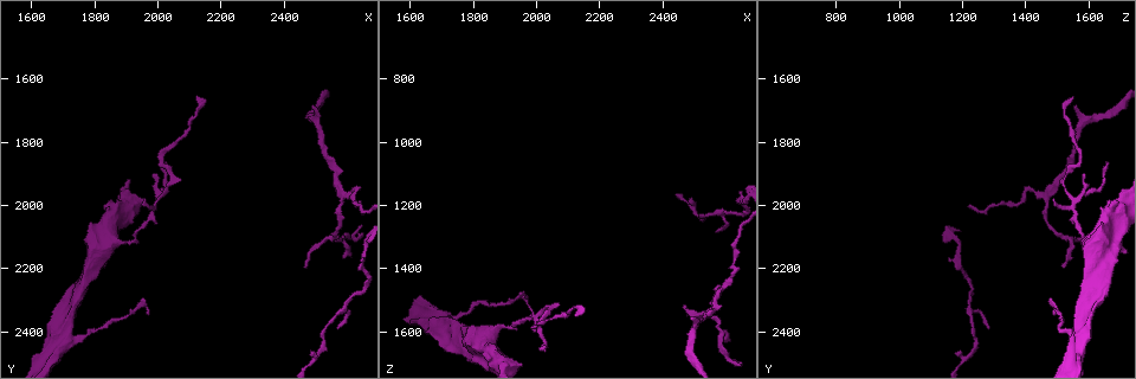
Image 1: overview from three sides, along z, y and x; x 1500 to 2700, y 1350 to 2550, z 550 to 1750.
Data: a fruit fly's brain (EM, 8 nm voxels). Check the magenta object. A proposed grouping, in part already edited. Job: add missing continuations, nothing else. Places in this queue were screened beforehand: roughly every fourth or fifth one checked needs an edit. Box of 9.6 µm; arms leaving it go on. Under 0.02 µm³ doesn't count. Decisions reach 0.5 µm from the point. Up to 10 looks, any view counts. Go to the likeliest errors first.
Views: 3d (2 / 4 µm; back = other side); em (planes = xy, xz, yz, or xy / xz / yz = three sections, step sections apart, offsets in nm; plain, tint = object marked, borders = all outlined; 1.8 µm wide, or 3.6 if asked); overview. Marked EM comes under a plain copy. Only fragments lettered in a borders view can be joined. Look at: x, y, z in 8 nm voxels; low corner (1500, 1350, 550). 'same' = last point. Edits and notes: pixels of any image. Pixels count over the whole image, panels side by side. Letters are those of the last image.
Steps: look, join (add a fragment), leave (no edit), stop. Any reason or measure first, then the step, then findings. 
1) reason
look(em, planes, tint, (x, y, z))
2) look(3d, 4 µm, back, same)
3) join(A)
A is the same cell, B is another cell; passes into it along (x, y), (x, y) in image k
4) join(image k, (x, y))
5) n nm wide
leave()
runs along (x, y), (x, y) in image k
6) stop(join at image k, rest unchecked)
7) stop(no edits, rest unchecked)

tapers out
look(3d, 2 µm, (2580, 2390, 1290))

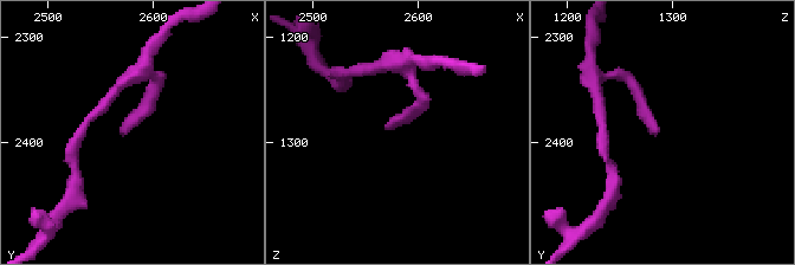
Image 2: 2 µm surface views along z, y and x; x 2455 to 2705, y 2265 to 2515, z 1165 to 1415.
need the tissue
look(em, xy, step 8, borders, (2572, 2388, 1282))

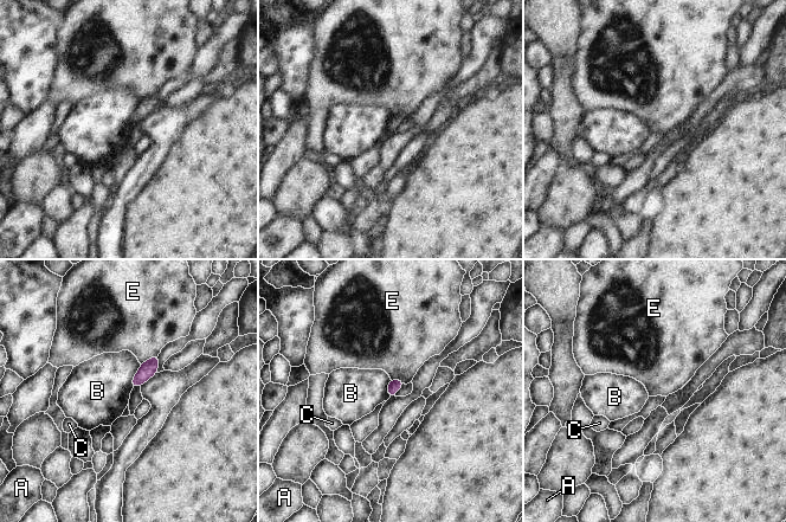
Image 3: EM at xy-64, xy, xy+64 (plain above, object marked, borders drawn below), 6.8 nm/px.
cut it another way
look(em, planes, borders, same)

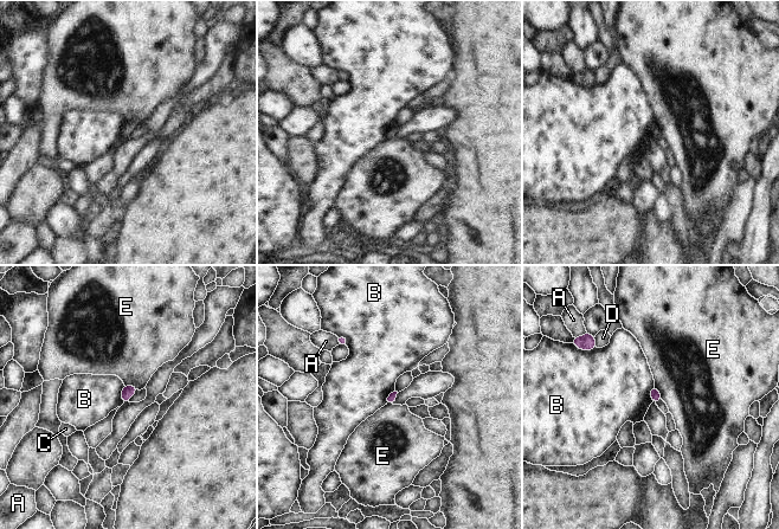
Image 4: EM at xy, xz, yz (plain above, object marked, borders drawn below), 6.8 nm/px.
leave()
A, B, C, D and E are other cells; border along (336, 335), (343, 335), (347, 346) in image 4; none of them fits

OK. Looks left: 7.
an open end
look(3d, 4 µm, (1700, 2300, 1650))

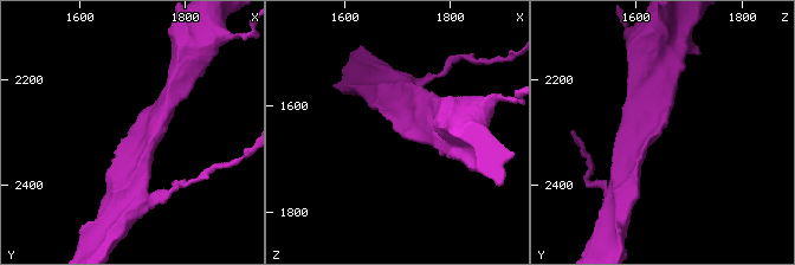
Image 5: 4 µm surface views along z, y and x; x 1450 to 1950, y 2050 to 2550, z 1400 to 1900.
now the EM
look(em, xz, step 4, tint, (1705, 2295, 1645))

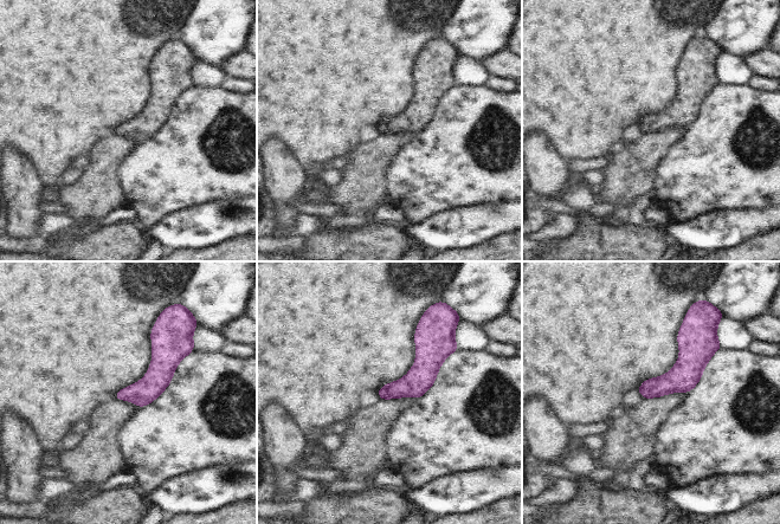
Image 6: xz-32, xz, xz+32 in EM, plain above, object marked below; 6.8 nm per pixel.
cut it another way
look(em, yz, step 4, borders, same)

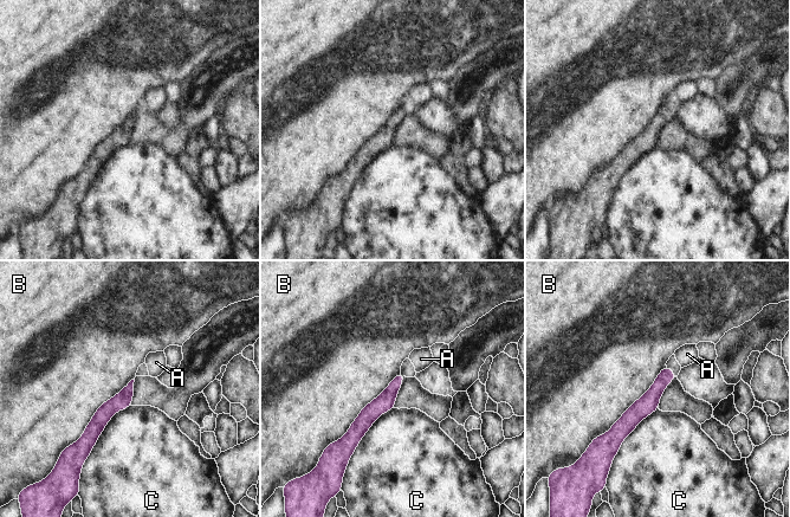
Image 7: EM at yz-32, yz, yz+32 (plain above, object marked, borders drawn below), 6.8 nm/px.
B touches over 750 nm
leave()
A, B and C are other cells; border along (666, 366), (612, 427), (591, 441) in image 7; no lettered fragment goes on from it

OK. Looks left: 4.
look(3d, 4 µm, (1970, 2350, 1500))

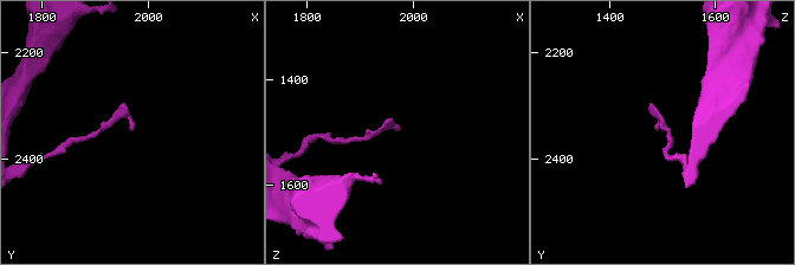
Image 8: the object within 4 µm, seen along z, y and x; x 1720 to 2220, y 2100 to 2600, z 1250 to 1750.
need the tissue
look(em, xy, step 4, borders, (1970, 2350, 1485))

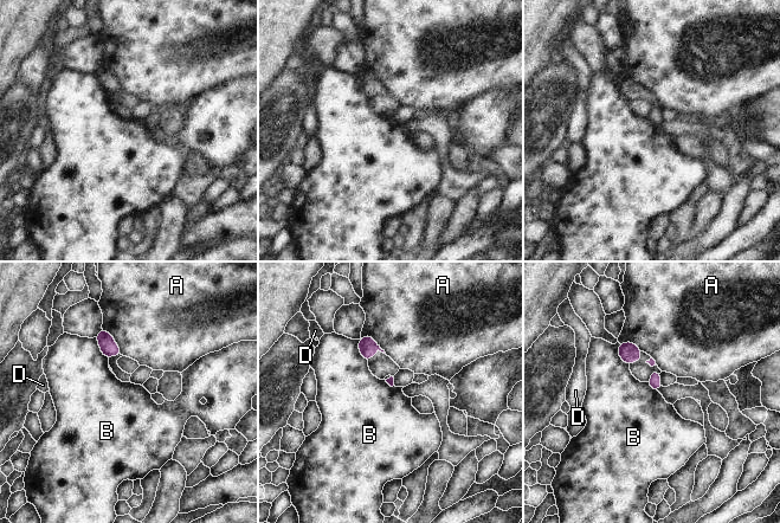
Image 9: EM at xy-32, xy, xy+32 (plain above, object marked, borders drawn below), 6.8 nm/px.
cut it another way
look(em, planes, borders, same)

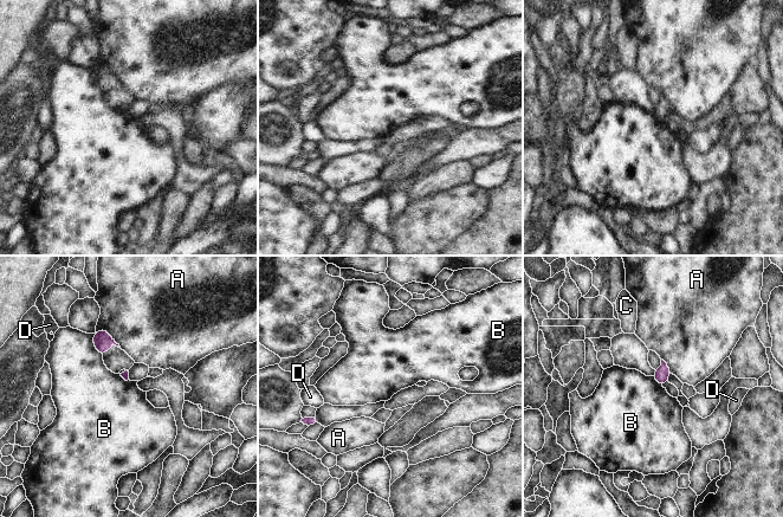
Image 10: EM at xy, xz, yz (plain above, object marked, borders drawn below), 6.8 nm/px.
A touches over 200 nm
leave()
A, B, C and D are other cells; no lettered fragment goes on from it

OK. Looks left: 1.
sharp bend
look(em, planes, borders, (2490, 1720, 1660))

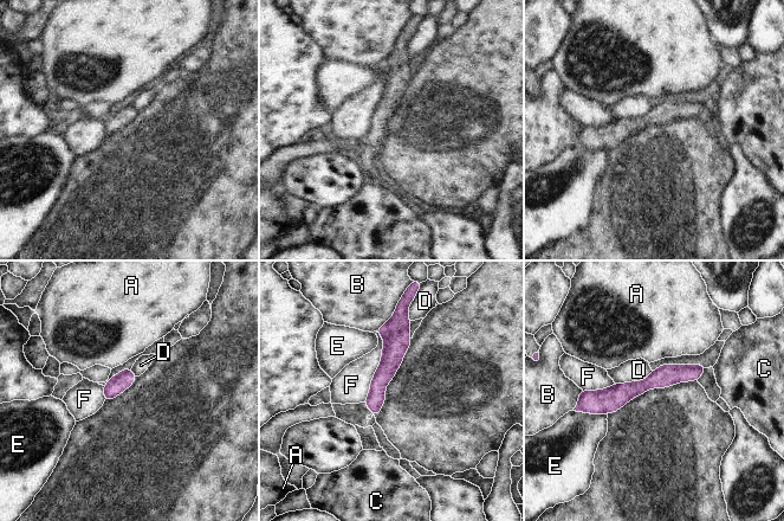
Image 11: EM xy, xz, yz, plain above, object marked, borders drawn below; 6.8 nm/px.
120 nm wide
leave()
A, B, C, D, E and F are other cells; border along (653, 371), (642, 380), (615, 384) in image 11; none of them fits

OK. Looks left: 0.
stop(no edits, rest unchecked)

